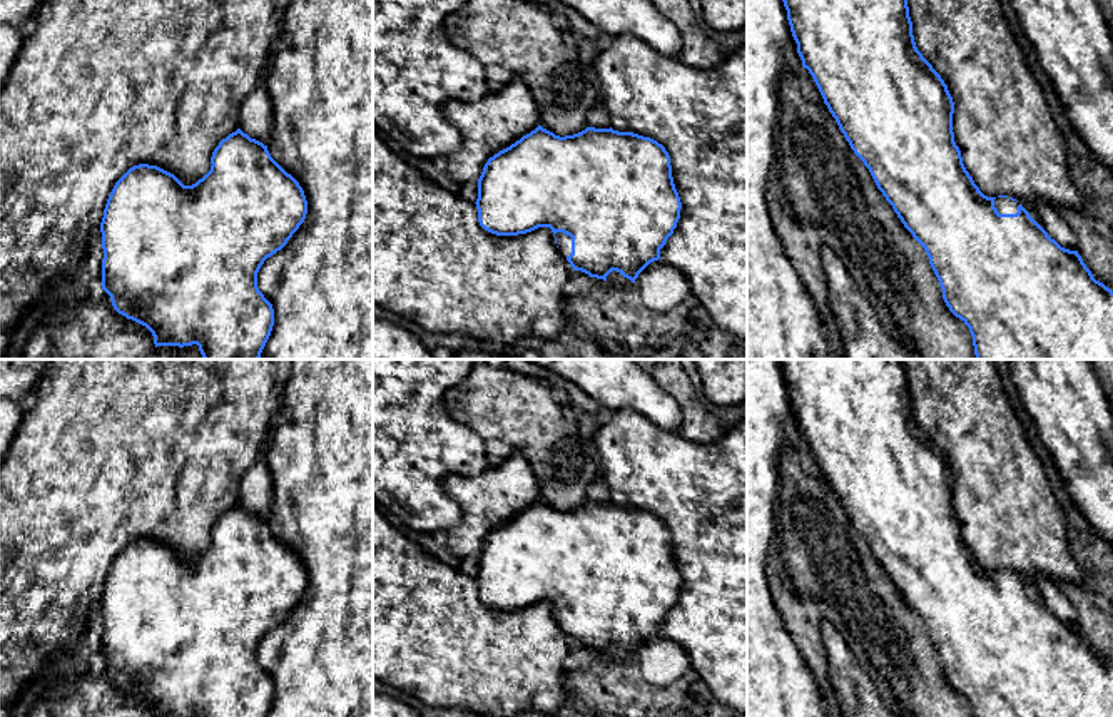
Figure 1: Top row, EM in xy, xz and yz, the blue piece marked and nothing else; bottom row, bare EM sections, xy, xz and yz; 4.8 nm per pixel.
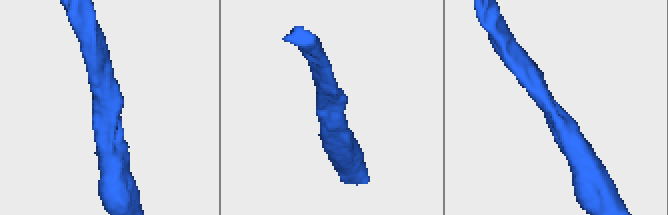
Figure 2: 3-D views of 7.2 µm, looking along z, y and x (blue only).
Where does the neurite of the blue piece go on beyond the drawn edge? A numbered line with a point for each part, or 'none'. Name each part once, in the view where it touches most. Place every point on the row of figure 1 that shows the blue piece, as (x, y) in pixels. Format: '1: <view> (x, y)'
1: yz (1003, 204)

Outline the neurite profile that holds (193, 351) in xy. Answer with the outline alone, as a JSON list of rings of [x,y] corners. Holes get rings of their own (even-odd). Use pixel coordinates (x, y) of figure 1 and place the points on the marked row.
[[[157,346],[150,356],[150,359],[204,359],[199,346]]]

